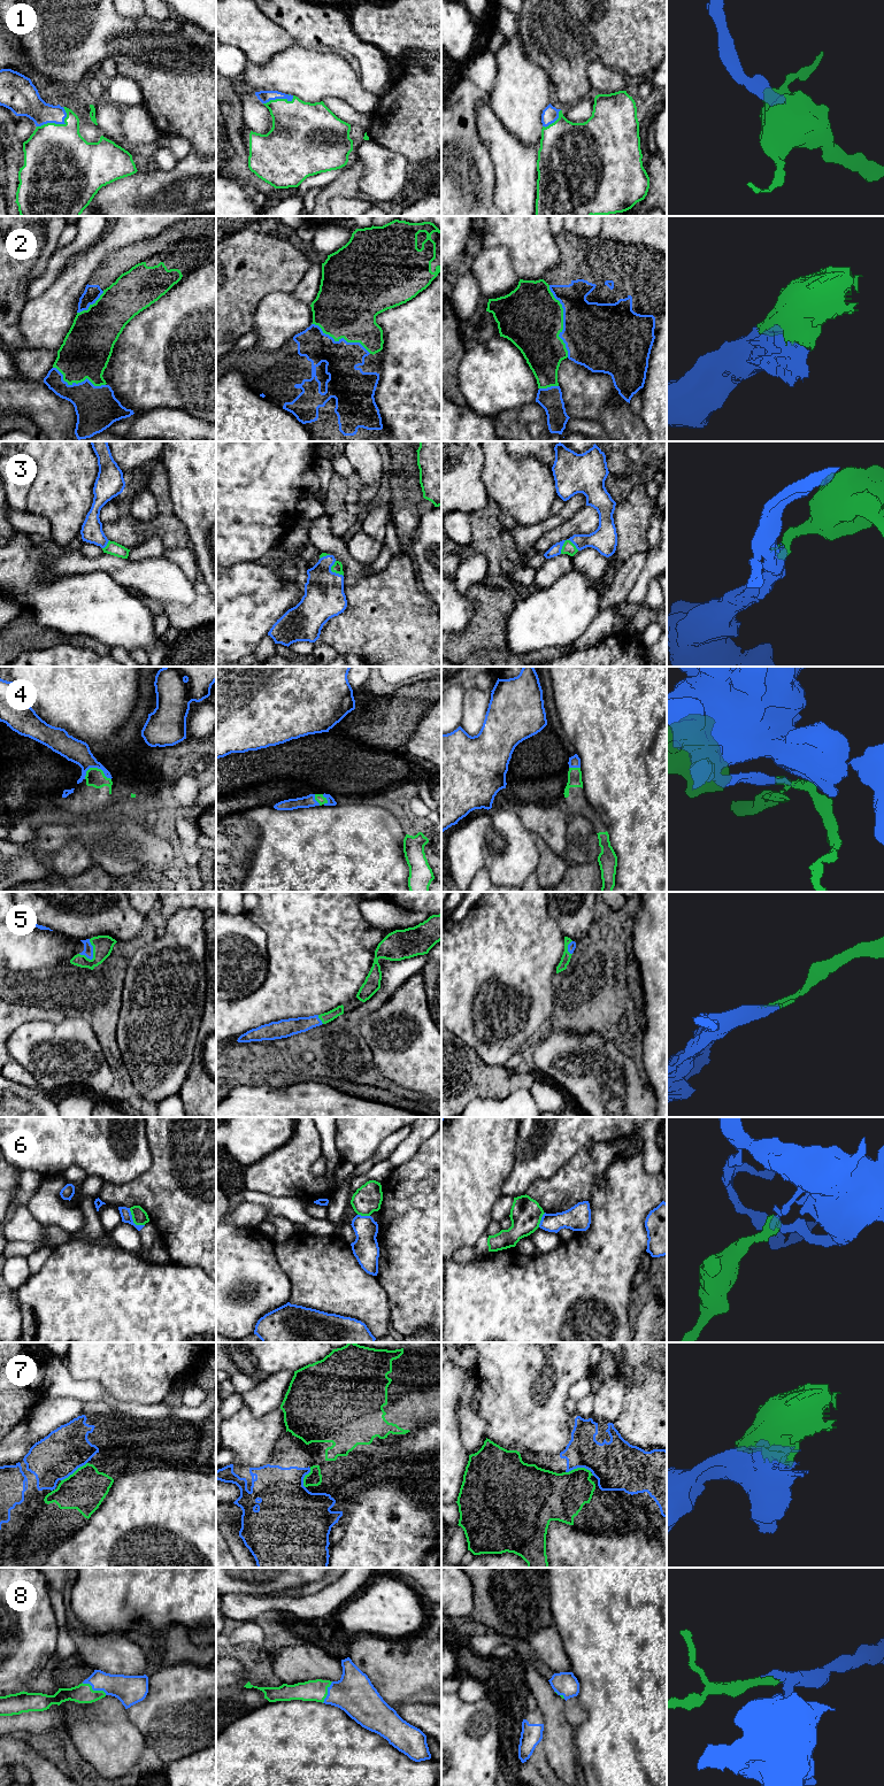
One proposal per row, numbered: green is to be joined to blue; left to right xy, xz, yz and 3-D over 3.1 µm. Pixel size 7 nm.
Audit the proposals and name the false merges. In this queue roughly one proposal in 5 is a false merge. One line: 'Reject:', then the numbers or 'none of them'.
Reject: 6, 7

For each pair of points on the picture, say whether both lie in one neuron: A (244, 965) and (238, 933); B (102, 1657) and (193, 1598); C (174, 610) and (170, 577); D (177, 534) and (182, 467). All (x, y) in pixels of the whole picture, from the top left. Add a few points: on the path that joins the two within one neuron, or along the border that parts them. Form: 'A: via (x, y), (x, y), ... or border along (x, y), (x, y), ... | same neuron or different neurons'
A: via (238, 957), (238, 941) | same neuron
B: border along (97, 1633), (121, 1633), (123, 1636) | different neurons
C: border along (198, 595), (190, 605), (164, 605) | different neurons
D: border along (169, 497), (175, 518), (186, 529), (190, 545) | different neurons

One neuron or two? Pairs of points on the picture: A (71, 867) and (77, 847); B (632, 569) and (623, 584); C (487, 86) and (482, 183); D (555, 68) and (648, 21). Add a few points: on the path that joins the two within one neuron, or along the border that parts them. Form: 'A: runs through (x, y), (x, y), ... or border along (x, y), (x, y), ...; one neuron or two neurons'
A: runs through (71, 862), (75, 852); one neuron
B: runs through (629, 572), (623, 580); one neuron
C: border along (464, 78), (475, 83), (489, 95); two neurons
D: runs through (577, 45), (604, 21), (625, 21); one neuron

